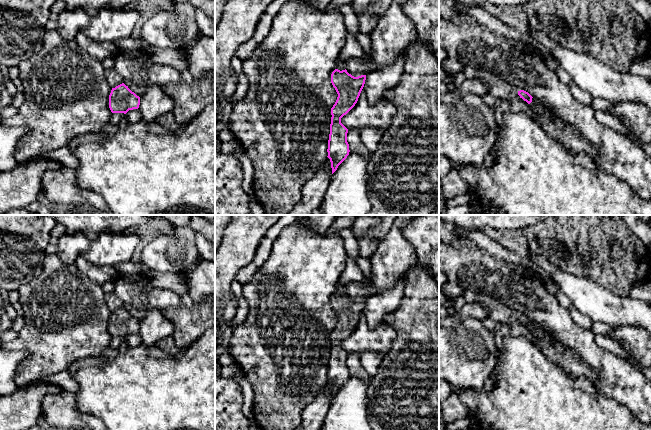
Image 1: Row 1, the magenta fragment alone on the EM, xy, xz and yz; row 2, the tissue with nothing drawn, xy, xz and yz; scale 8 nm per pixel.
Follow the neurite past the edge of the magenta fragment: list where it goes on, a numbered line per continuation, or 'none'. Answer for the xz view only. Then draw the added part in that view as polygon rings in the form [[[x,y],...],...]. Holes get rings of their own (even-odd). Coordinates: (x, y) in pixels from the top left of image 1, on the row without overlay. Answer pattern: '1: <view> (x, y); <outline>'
none

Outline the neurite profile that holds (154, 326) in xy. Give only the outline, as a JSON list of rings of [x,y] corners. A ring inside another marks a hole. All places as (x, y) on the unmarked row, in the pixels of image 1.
[[[151,310],[140,321],[139,335],[142,344],[145,346],[155,346],[162,338],[172,335],[173,324],[166,318],[161,310]]]

